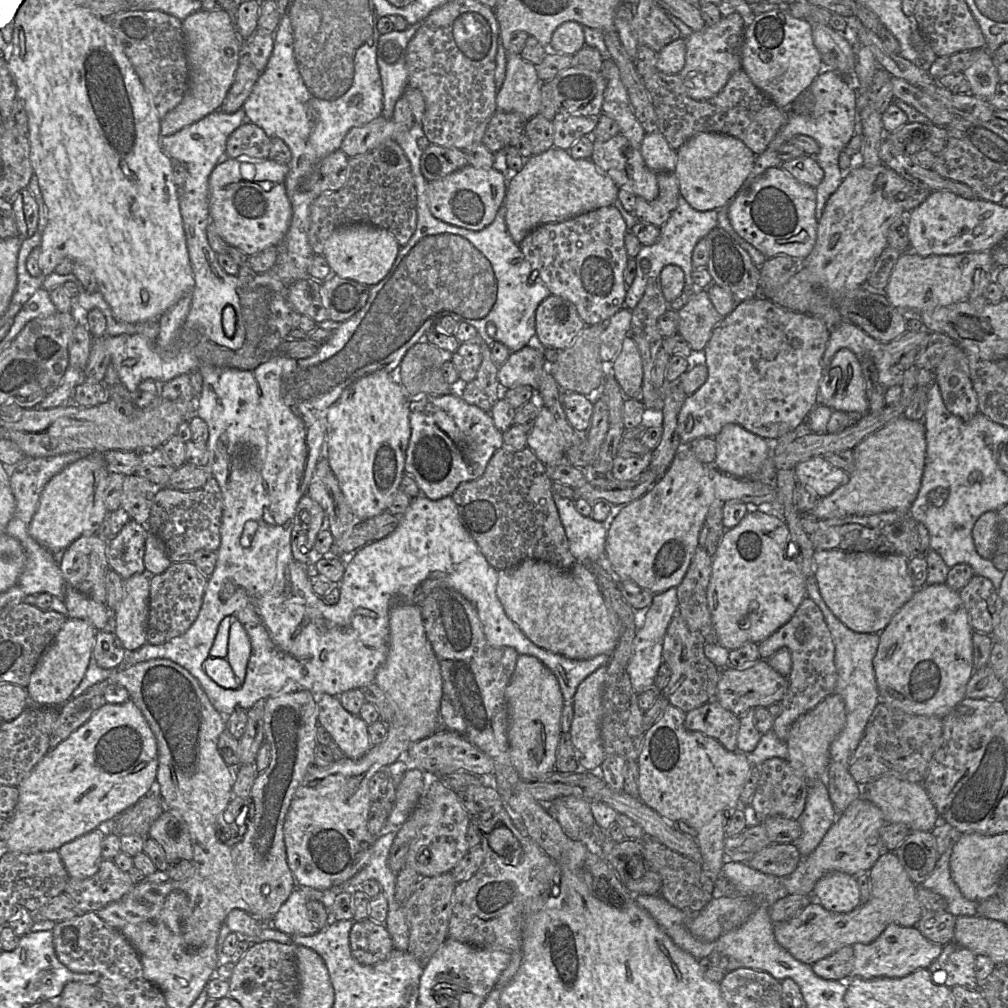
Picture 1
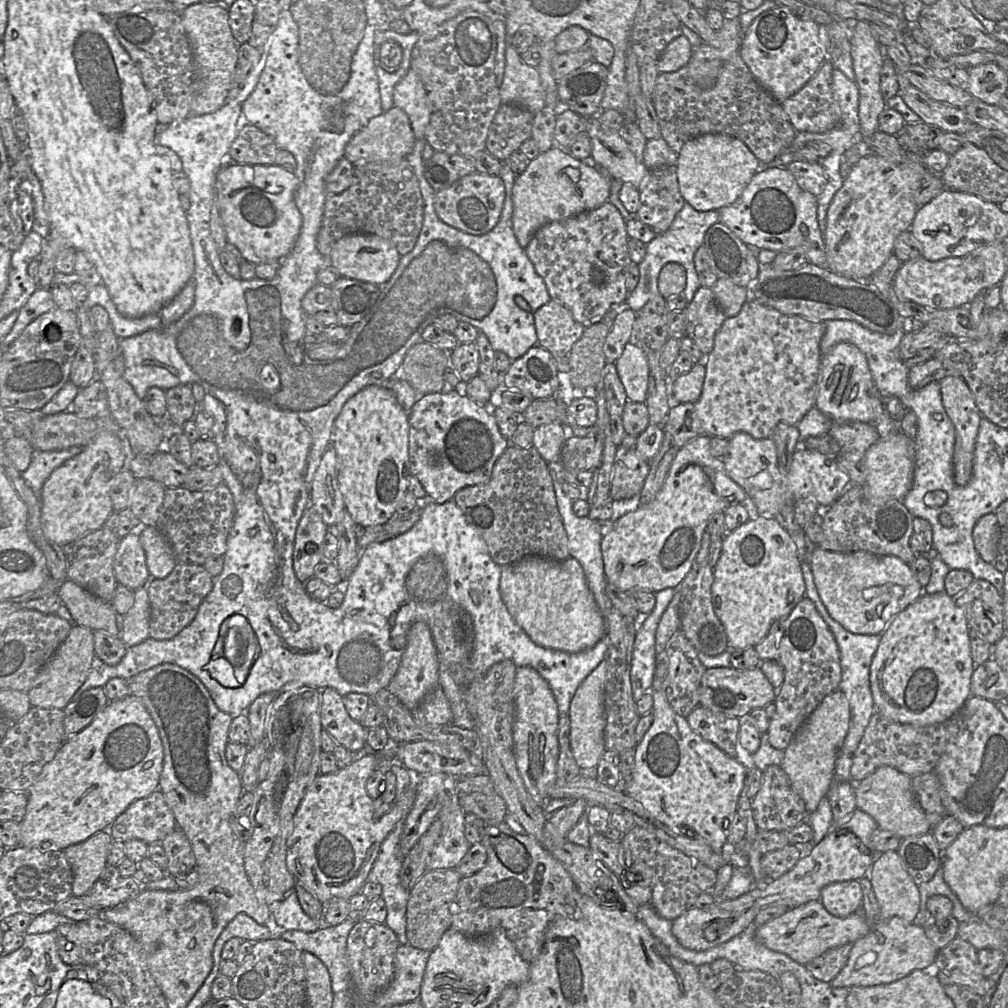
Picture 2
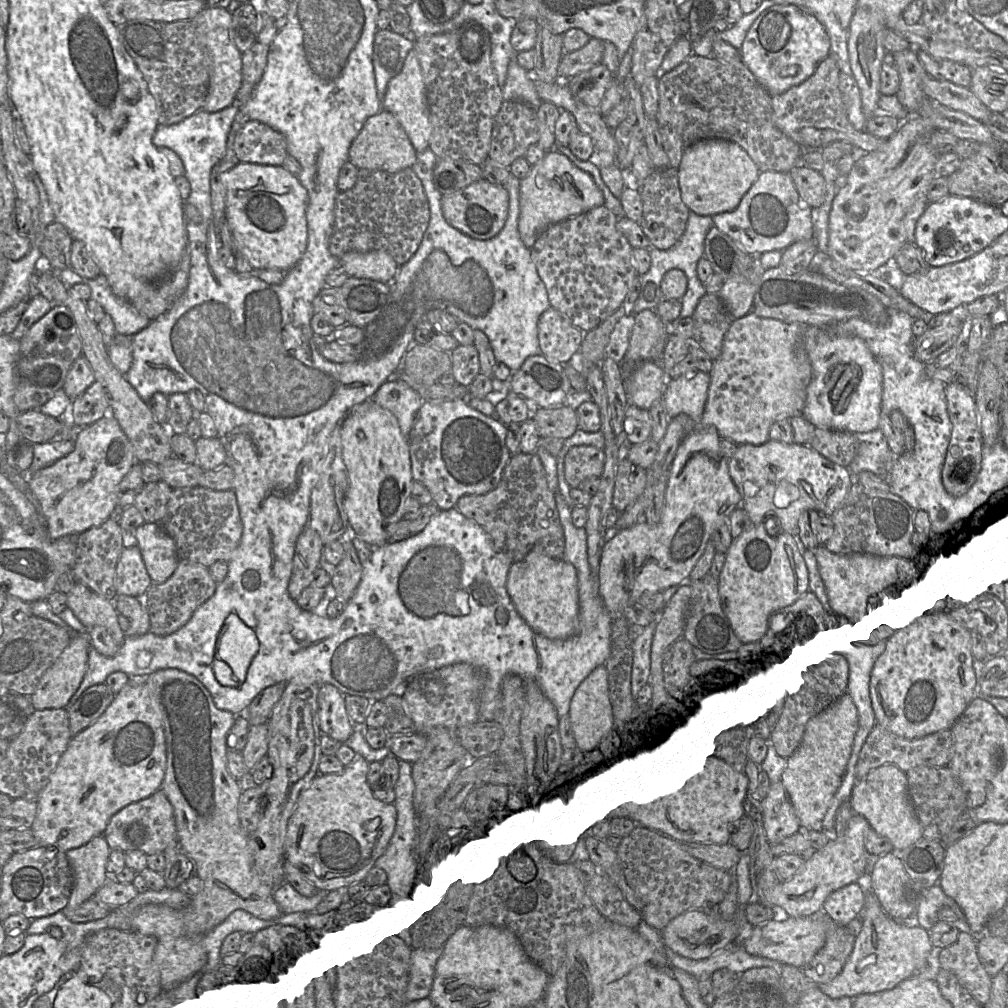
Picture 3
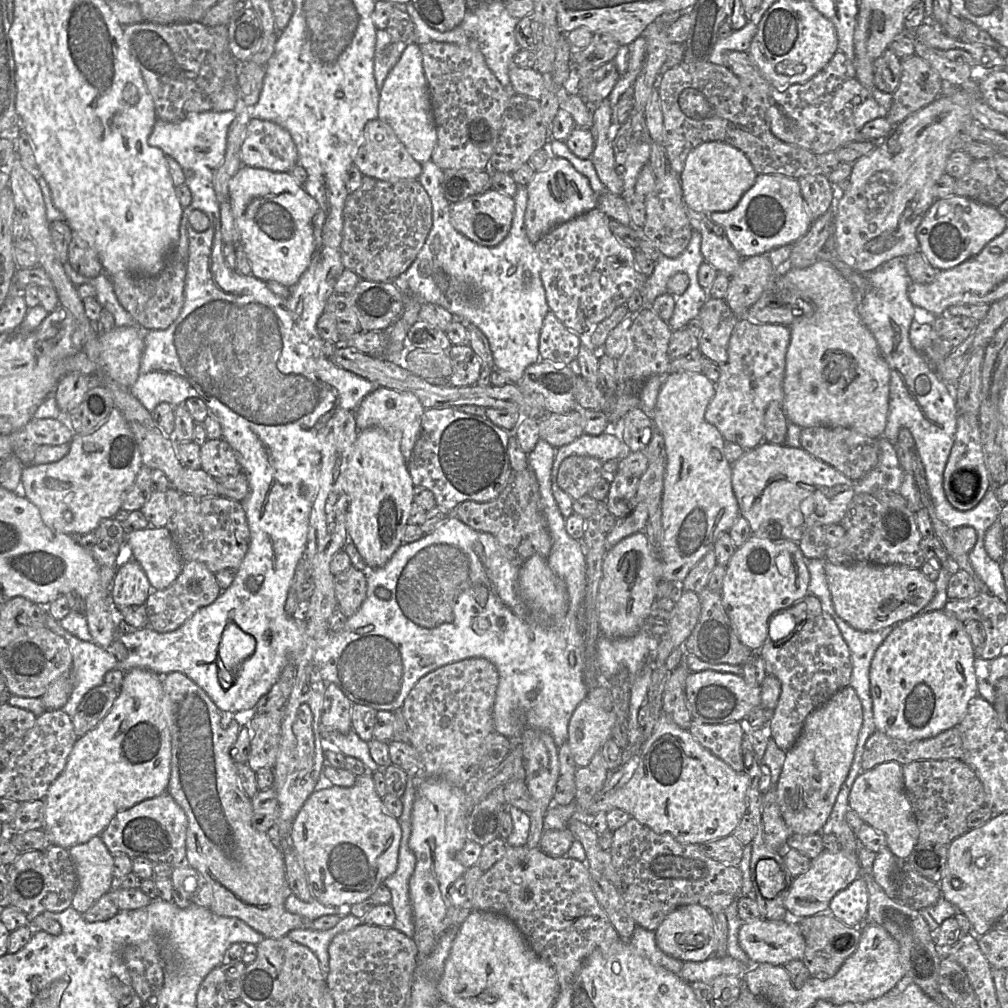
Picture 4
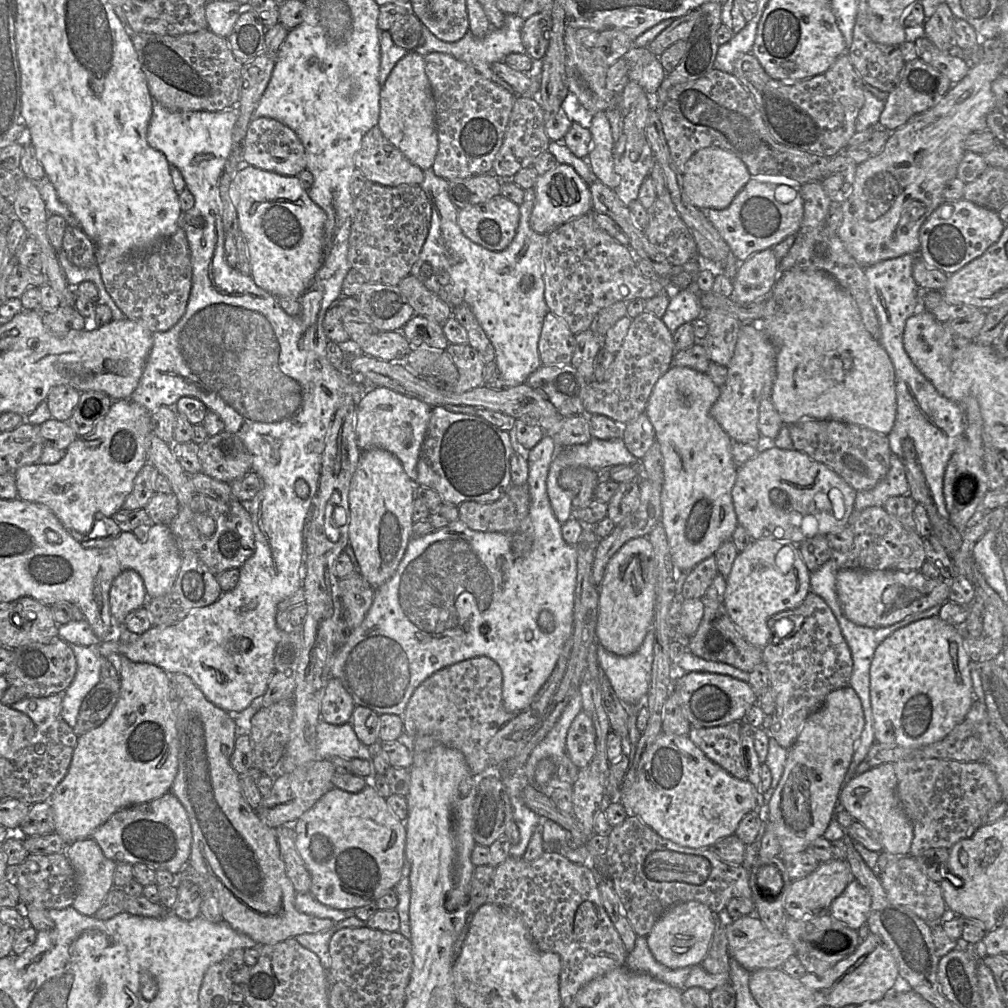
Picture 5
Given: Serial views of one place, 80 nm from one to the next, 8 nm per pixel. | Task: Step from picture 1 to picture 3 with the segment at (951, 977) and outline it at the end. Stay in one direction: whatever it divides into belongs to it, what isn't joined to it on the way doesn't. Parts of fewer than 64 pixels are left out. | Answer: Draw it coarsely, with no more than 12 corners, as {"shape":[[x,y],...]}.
{"shape":[[971,932],[940,950],[941,969],[983,1006],[992,977]]}

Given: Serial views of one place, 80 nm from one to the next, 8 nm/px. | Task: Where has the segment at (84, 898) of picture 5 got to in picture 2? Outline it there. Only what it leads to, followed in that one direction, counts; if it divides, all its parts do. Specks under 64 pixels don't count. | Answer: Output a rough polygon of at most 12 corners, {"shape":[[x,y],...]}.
{"shape":[[100,831],[63,850],[72,895],[84,896],[107,866],[112,838]]}

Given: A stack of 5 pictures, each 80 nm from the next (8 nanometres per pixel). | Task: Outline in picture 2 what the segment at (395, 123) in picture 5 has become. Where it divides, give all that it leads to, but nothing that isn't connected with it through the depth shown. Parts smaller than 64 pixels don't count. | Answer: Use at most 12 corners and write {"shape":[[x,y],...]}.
{"shape":[[411,68],[395,85],[393,103],[408,115],[415,139],[430,121],[426,91]]}

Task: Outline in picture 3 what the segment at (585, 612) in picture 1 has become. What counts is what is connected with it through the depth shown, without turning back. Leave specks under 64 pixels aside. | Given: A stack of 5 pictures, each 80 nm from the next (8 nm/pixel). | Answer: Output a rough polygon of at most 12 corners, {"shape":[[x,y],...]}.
{"shape":[[532,550],[511,564],[516,611],[549,639],[573,634],[571,563]]}

